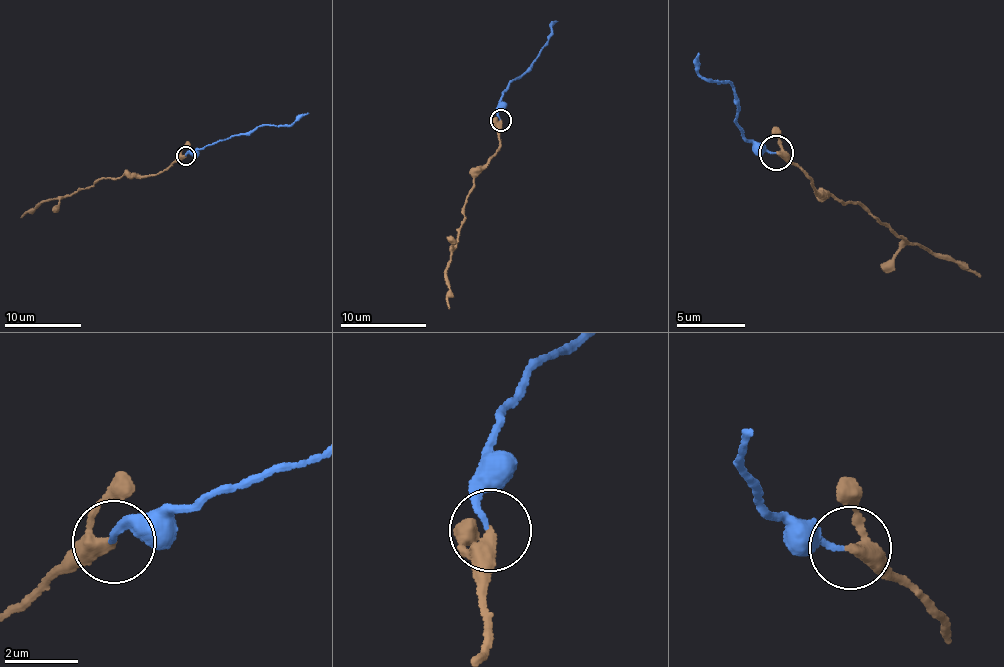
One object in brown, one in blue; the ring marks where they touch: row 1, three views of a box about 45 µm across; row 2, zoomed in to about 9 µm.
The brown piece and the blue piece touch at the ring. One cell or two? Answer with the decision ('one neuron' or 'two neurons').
one neuron

